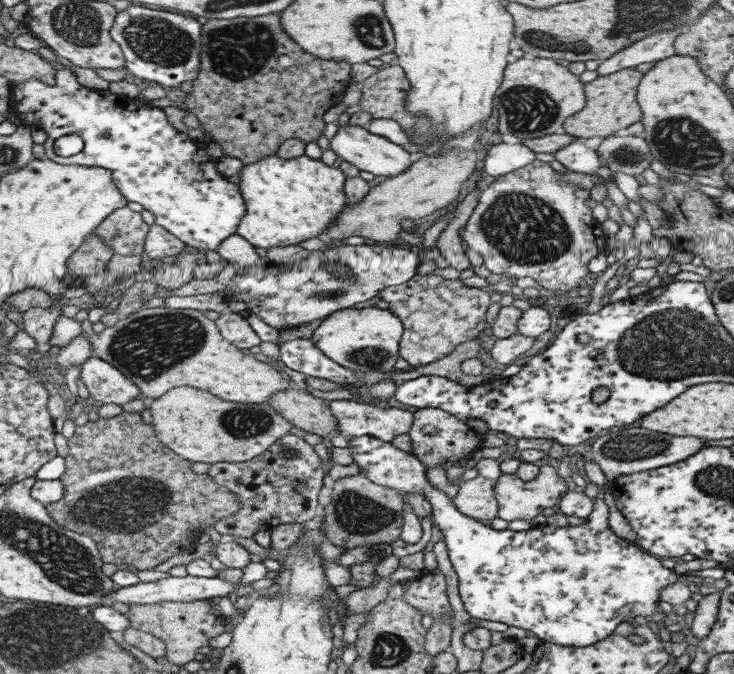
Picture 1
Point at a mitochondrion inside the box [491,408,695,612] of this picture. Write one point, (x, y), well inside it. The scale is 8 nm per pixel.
(631, 446)

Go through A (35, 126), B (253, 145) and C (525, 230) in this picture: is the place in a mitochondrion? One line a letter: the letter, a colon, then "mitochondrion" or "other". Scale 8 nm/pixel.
A: other
B: other
C: mitochondrion

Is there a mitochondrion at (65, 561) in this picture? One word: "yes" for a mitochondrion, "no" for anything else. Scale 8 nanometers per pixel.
yes

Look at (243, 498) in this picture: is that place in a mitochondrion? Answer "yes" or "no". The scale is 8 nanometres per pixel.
no

